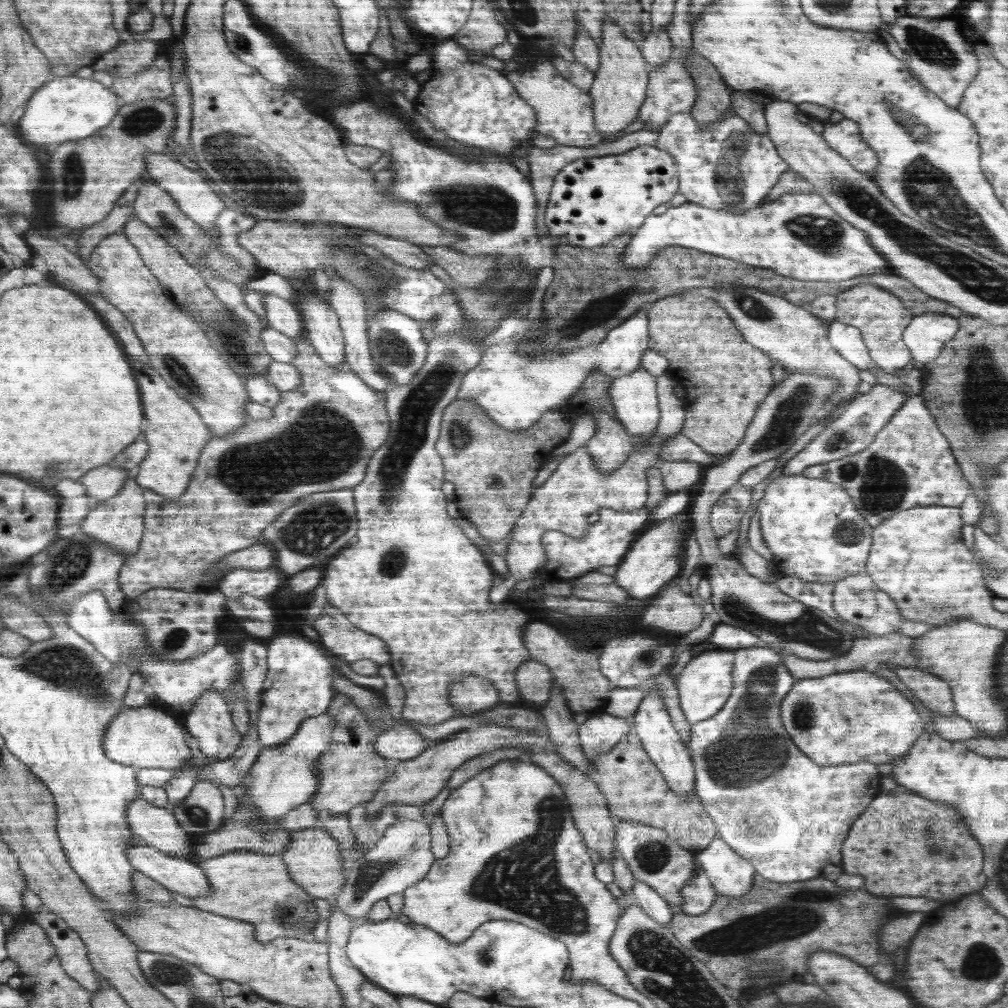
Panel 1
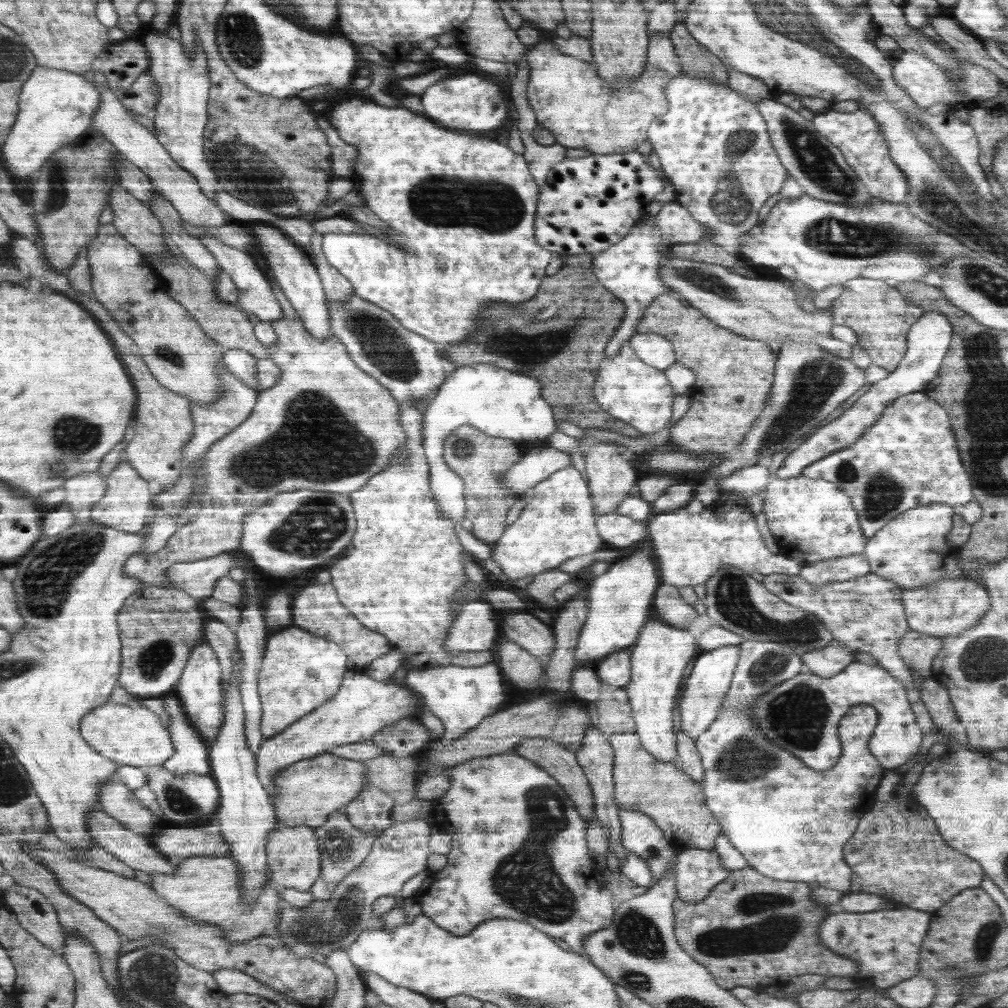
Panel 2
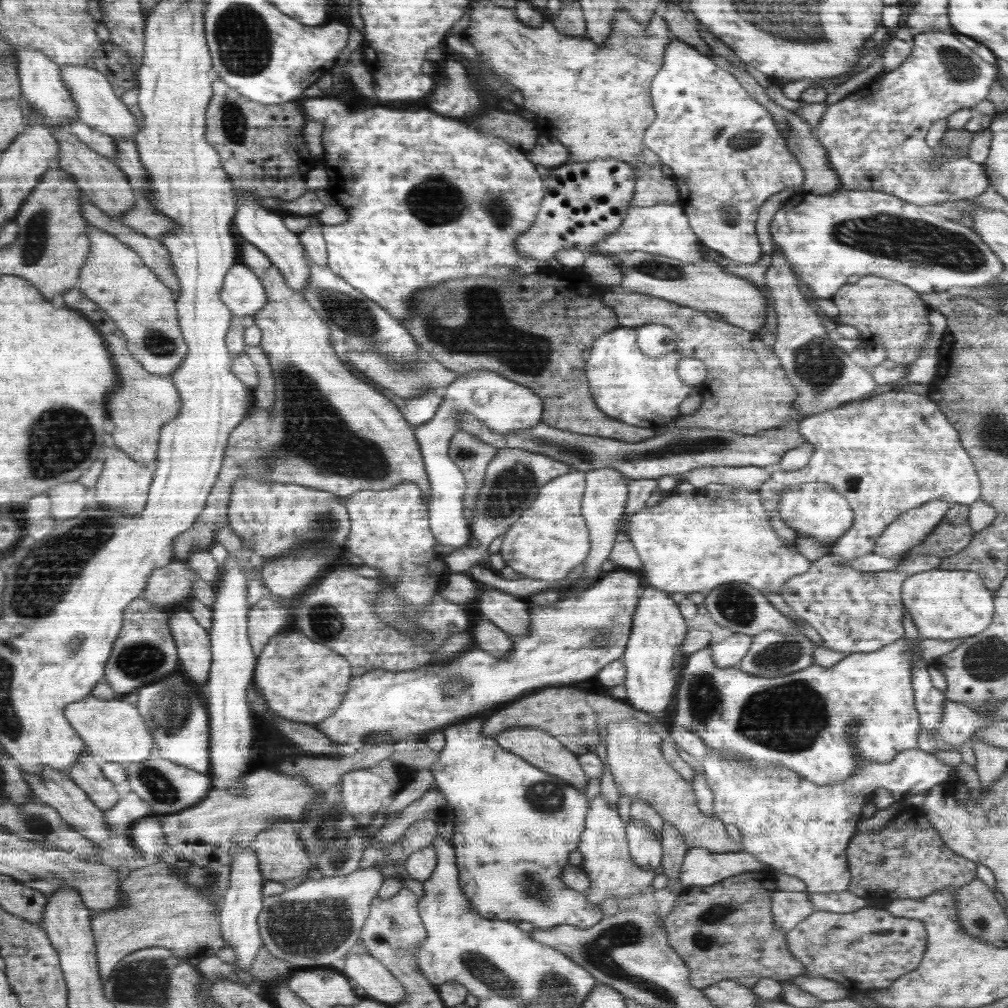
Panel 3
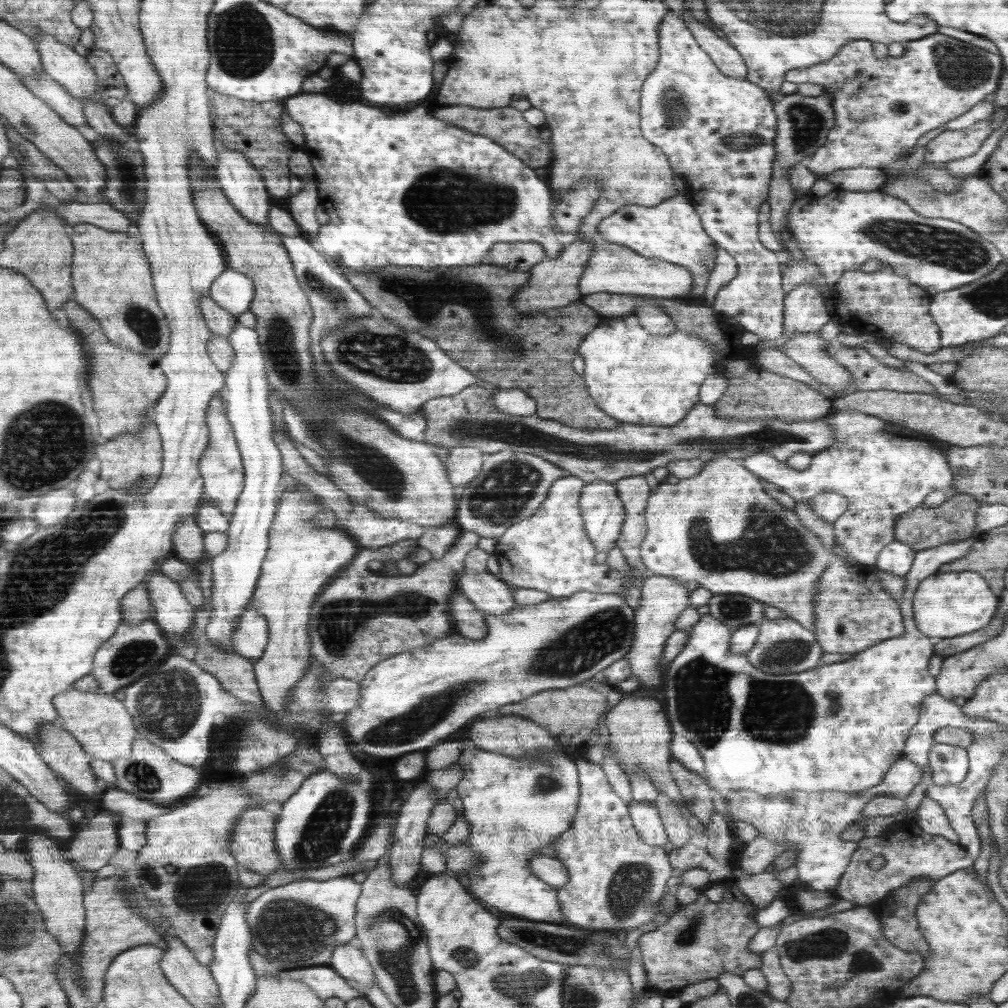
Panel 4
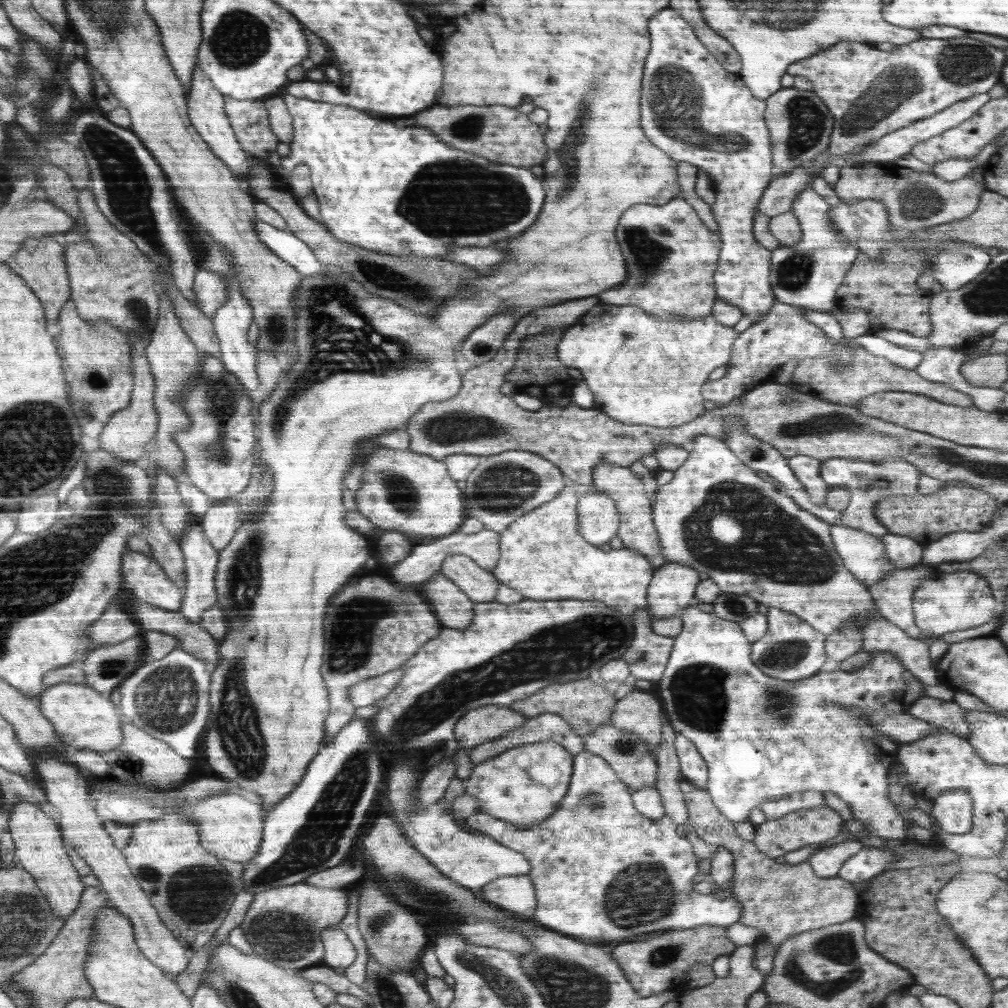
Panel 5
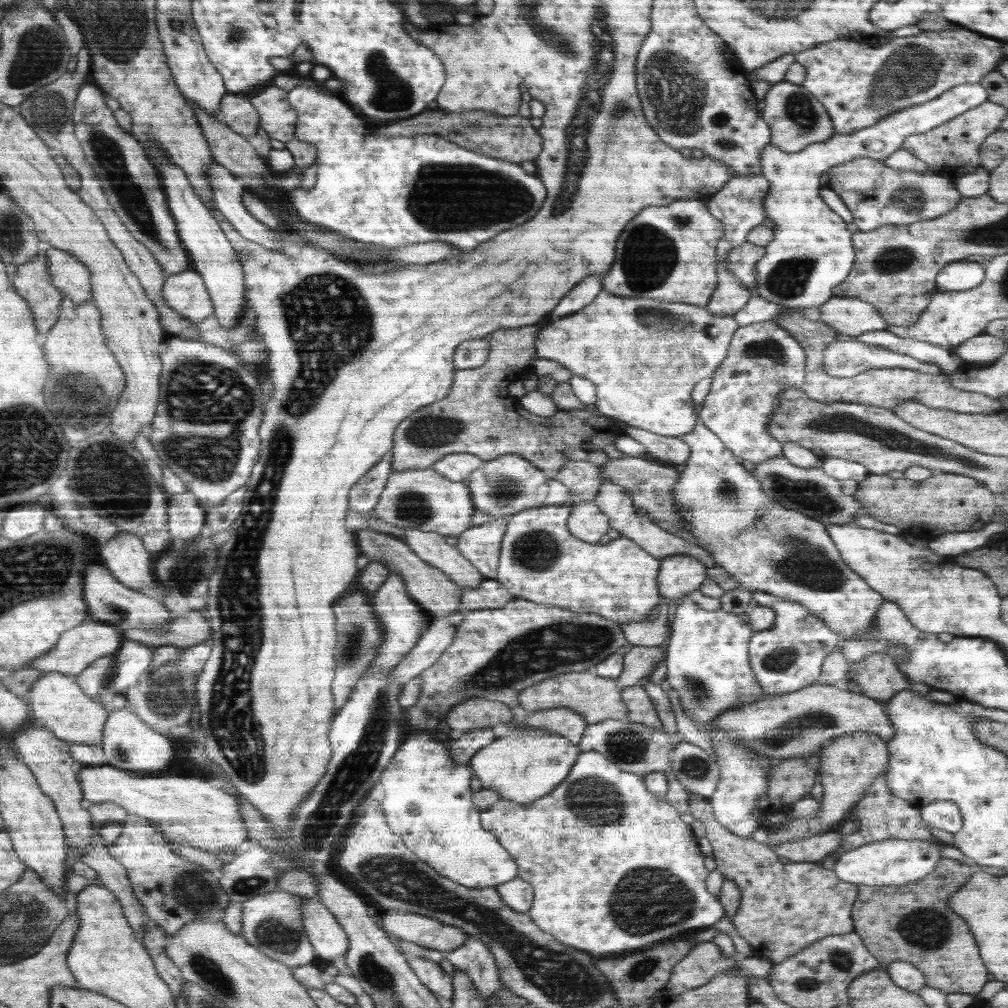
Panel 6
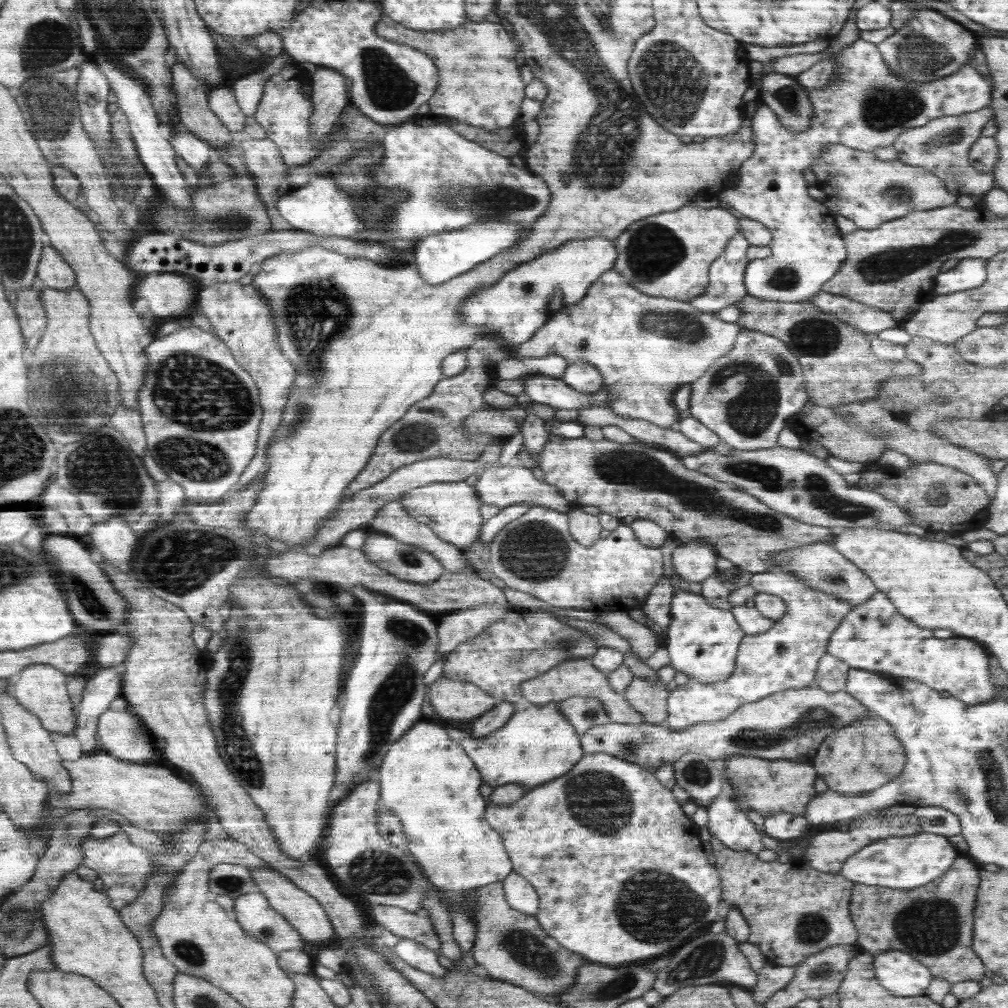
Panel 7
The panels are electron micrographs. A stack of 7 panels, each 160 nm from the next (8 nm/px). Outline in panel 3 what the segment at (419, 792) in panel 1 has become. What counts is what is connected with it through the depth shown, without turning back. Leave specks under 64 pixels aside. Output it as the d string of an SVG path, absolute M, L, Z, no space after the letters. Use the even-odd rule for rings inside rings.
M574 686L547 688L531 693L522 700L514 701L514 704L504 706L497 713L492 713L488 720L483 721L483 735L495 738L498 733L509 728L537 728L554 735L568 751L576 755L595 752L602 732L598 728L598 714L586 702L587 694L587 691Z

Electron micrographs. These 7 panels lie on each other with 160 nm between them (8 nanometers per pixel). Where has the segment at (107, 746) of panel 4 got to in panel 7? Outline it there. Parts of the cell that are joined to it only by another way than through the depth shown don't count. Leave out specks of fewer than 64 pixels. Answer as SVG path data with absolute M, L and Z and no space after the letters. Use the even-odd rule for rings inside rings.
M33 664L12 677L9 693L18 704L37 716L46 730L72 735L77 727L77 709L73 706L70 684L66 683L66 677L68 675L54 665Z

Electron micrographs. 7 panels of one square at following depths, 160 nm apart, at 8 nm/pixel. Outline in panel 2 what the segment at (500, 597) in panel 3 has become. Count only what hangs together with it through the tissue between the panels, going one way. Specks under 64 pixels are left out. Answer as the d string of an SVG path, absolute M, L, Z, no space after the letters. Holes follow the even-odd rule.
M508 611L502 616L502 636L514 641L534 656L550 656L555 649L555 634L530 612Z

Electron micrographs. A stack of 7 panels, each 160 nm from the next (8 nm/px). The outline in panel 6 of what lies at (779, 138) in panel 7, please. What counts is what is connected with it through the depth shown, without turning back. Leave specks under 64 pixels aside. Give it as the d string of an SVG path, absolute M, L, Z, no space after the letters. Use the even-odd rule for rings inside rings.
M960 84L950 87L934 100L891 112L874 124L849 135L835 132L828 141L809 144L806 148L795 153L789 153L774 146L771 142L768 143L762 149L759 164L761 164L761 175L769 182L769 189L762 199L762 206L766 211L766 219L773 222L771 228L773 230L773 240L765 246L765 256L756 263L755 294L776 305L804 310L814 309L832 298L834 296L833 288L837 287L851 271L855 252L851 239L853 234L846 229L845 220L840 219L820 196L821 174L827 172L830 167L850 162L858 157L882 160L900 149L907 136L928 132L931 128L939 127L955 116L960 116L963 112L976 108L986 101L987 92L982 85Z

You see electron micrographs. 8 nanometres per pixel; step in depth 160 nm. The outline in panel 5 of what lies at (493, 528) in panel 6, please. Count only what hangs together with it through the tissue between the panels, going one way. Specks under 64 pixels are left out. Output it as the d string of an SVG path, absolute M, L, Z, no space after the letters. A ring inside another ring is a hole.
M480 529L477 533L461 533L456 531L455 533L444 535L432 541L428 544L415 545L410 556L404 558L400 563L397 563L389 574L396 584L400 586L420 586L420 584L427 581L434 573L438 573L441 570L441 564L448 558L448 556L454 556L454 554L462 554L470 557L470 559L476 562L476 565L480 566L488 572L493 572L495 565L499 562L500 557L500 537L501 533L493 531L492 529Z

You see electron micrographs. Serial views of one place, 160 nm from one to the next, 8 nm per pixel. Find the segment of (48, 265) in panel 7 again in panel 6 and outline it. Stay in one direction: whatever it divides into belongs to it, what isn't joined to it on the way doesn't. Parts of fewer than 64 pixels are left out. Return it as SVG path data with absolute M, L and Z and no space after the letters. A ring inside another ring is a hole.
M54 247L49 248L44 253L47 256L48 271L52 276L52 283L58 290L63 292L65 297L70 297L78 304L92 300L92 280L89 268L86 268L86 265L77 259L77 256Z

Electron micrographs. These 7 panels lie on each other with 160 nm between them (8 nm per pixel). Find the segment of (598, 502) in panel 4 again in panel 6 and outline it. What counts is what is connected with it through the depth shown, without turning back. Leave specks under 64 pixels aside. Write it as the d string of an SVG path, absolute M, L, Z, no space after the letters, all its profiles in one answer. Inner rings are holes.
M576 500L573 503L572 514L569 516L569 531L580 540L598 544L610 527L612 522L609 516L598 508L594 500Z

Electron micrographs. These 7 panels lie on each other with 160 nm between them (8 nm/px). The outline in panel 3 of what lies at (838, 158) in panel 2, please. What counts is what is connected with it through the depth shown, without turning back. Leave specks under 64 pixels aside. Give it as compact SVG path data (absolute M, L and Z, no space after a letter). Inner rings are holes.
M713 51L711 57L722 69L734 74L738 83L742 85L742 88L745 88L746 92L749 93L754 100L763 104L763 107L766 107L767 111L770 112L774 122L776 123L777 131L784 139L786 146L790 149L791 155L794 155L798 159L799 165L805 172L805 179L802 186L803 191L805 193L810 192L815 195L825 195L842 190L843 186L841 186L839 176L837 176L827 161L826 149L819 143L819 139L813 134L812 128L809 127L809 124L801 116L794 114L792 111L787 110L780 105L776 105L776 103L774 103L774 101L772 101L766 94L765 88L759 85L747 71L740 69L736 64L733 64L732 62L724 59L724 57L713 53Z

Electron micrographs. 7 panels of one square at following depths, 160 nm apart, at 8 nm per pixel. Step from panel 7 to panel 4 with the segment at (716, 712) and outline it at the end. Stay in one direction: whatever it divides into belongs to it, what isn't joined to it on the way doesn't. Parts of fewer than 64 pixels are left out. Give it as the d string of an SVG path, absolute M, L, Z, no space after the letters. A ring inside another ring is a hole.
M787 617L764 619L759 624L759 635L754 646L745 655L750 664L766 673L791 675L818 667L823 653L815 632Z

